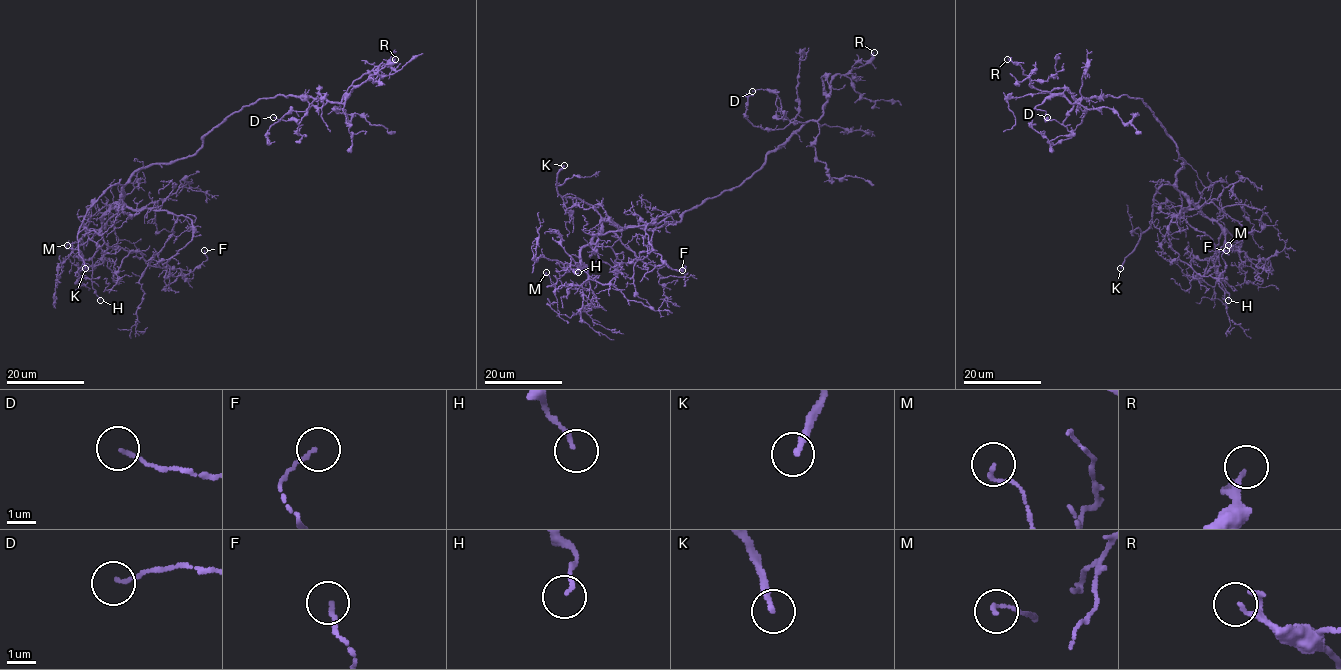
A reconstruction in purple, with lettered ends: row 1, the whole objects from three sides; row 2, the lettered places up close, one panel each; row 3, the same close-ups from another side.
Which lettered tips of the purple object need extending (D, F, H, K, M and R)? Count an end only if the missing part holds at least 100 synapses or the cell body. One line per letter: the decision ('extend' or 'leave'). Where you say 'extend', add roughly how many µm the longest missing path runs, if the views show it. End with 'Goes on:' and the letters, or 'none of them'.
D: leave
F: leave
H: leave
K: extend | 120 µm
M: leave
R: leave
Goes on: K

